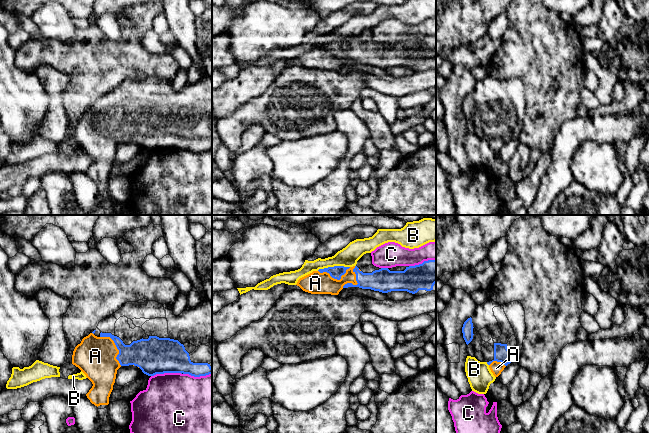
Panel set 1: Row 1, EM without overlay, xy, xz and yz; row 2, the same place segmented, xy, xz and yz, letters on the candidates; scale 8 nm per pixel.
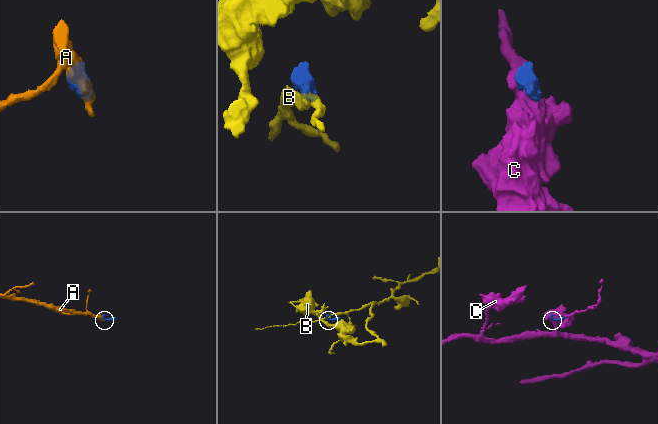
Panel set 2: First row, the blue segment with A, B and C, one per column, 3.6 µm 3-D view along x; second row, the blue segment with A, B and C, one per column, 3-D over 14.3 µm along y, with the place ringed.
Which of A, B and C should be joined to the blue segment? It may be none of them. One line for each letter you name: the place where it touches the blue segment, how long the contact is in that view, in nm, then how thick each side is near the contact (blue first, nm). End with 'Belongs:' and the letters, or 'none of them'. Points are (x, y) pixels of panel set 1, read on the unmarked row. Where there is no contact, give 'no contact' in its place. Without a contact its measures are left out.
A: xy (116, 122) | 300 nm | 240/320 nm
Belongs: A

